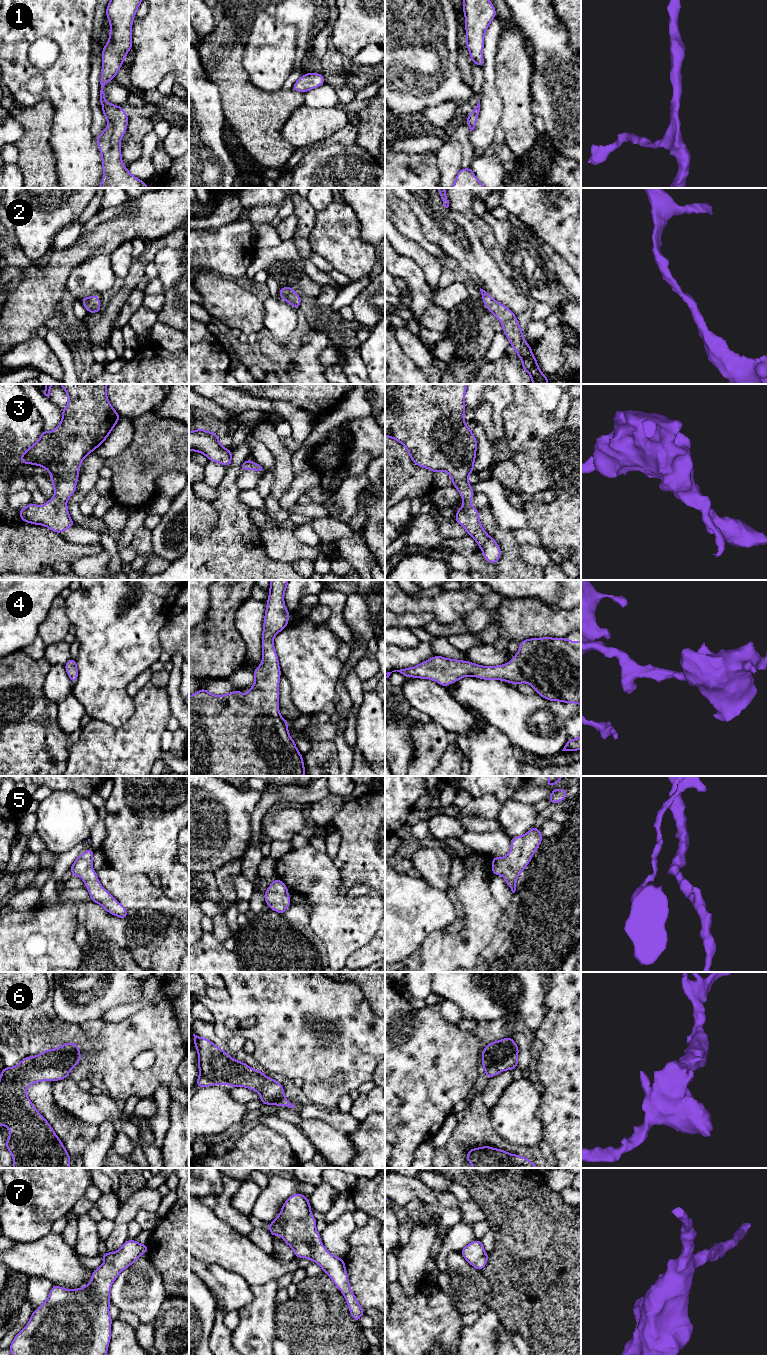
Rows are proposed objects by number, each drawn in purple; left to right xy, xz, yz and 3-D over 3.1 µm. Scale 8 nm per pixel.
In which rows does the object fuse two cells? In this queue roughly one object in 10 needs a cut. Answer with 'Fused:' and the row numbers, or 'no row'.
Fused: no row

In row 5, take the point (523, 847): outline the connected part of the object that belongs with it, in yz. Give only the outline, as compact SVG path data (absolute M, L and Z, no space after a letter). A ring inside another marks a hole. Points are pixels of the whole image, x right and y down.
M532 827L526 834L511 839L511 850L505 857L492 856L492 875L502 875L513 893L521 872L531 861L543 840L541 831Z

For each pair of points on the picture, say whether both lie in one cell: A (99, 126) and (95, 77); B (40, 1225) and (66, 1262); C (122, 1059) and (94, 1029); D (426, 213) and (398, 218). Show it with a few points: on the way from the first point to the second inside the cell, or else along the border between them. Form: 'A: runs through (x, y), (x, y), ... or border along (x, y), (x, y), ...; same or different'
A: runs through (97, 114), (95, 89); same
B: border along (51, 1231), (36, 1240), (25, 1242); different
C: border along (106, 1023), (95, 1036), (84, 1034); different
D: border along (399, 198), (412, 211), (424, 237); different

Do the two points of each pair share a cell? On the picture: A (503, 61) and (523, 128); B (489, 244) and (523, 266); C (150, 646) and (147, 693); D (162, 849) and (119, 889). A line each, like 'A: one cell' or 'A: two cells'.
A: one cell
B: two cells
C: two cells
D: two cells

